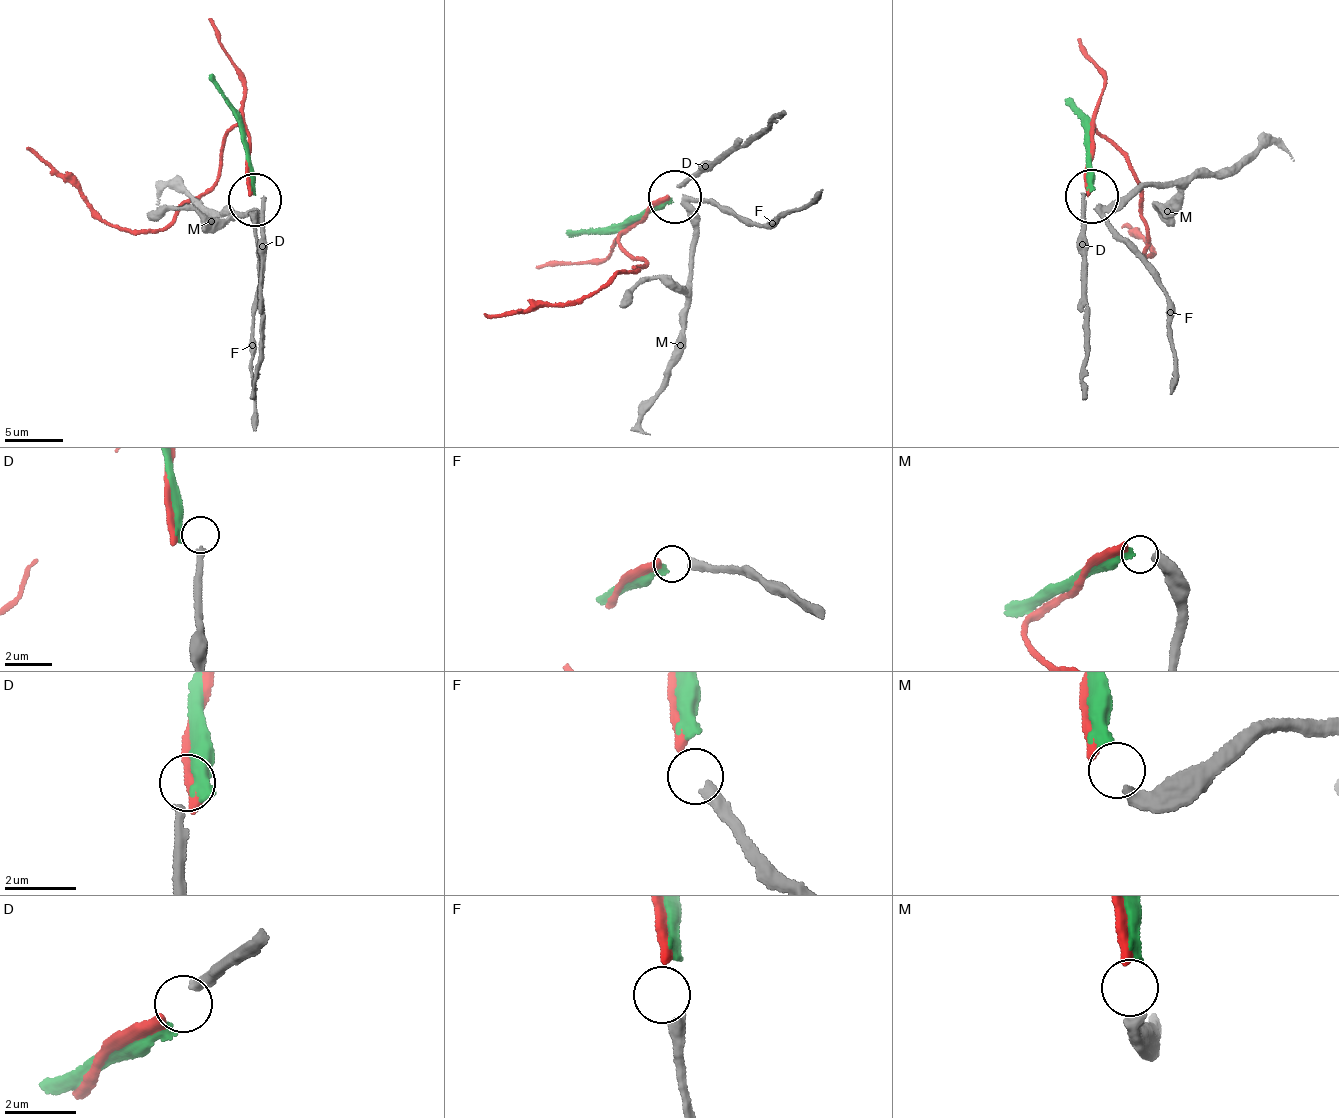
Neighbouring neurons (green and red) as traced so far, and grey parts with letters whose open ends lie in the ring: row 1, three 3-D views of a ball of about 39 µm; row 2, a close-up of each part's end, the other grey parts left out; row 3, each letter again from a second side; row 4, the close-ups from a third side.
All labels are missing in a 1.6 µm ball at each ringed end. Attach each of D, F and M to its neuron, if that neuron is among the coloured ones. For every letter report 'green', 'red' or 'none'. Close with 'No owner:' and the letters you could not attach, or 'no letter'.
D: none
F: red
M: green
No owner: D

